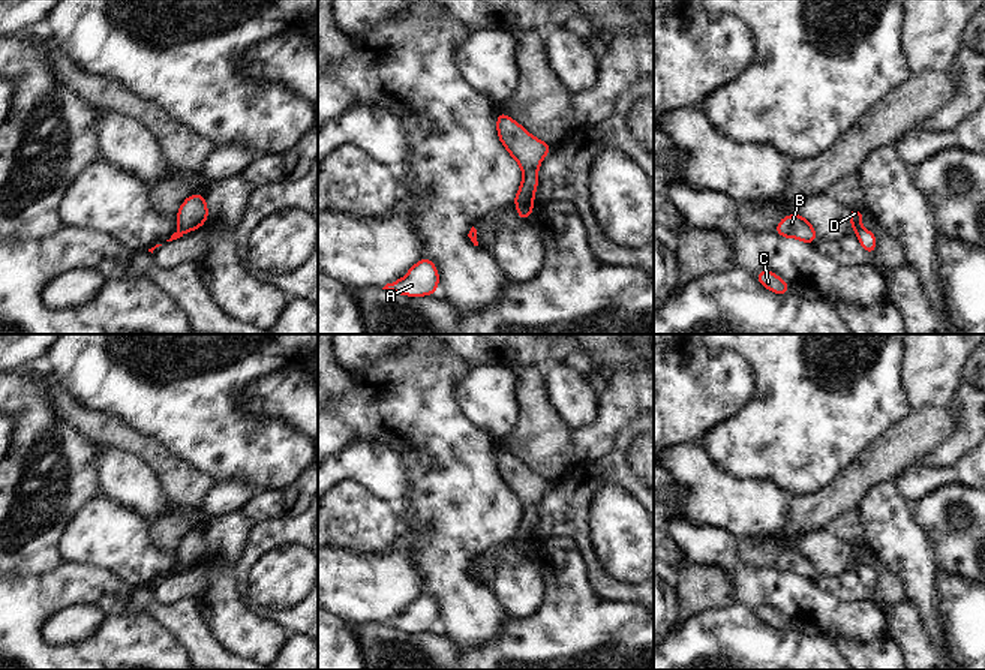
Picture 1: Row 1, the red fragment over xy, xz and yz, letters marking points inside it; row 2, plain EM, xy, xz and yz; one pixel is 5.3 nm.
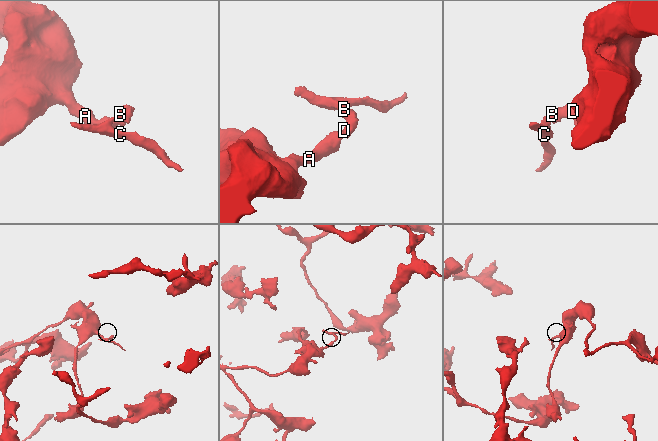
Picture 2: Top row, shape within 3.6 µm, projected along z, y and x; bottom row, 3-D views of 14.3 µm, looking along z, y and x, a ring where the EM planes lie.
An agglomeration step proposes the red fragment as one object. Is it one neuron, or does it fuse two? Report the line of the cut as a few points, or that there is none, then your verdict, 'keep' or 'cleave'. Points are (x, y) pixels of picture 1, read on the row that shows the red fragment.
cut in xz along (514, 201), (519, 207), (532, 207); cleave

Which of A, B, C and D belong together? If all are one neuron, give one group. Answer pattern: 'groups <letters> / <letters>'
groups A / B C D

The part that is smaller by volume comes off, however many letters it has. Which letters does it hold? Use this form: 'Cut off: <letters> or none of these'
Cut off: B, C, D.

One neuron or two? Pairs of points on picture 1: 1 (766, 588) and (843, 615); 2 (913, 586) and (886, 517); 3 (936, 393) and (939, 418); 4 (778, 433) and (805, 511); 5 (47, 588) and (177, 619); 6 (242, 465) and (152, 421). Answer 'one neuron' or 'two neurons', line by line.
1: one neuron
2: one neuron
3: two neurons
4: two neurons
5: two neurons
6: one neuron

